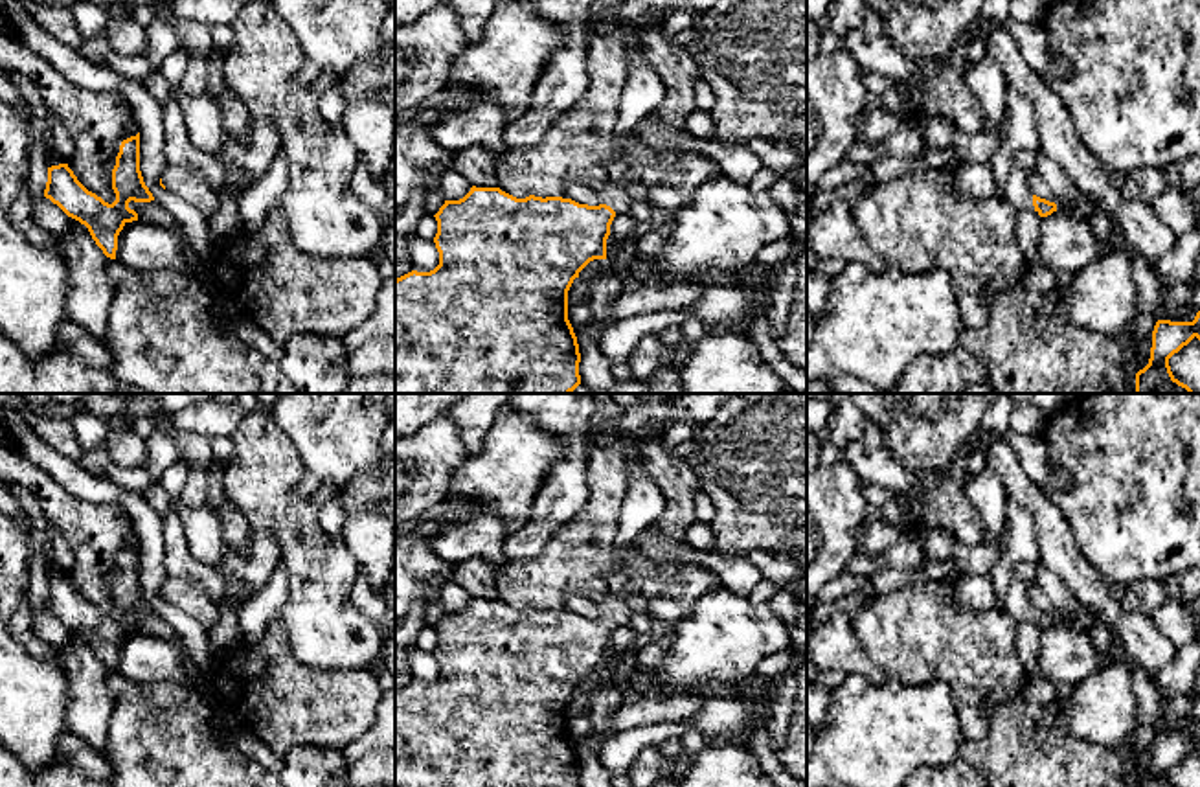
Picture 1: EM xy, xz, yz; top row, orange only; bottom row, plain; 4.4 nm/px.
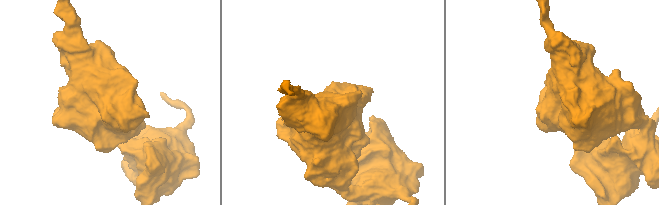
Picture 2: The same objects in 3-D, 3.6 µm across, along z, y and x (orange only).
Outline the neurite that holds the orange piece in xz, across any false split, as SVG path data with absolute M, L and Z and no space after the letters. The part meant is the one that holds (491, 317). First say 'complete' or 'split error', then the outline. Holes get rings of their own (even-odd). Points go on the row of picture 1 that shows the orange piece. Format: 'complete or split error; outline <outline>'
split error; outline M476 186L459 200L445 200L434 215L439 265L395 279L395 394L572 394L581 384L568 291L590 261L606 259L610 224L632 204L619 186L592 189L599 206L562 197L516 199L500 188Z

